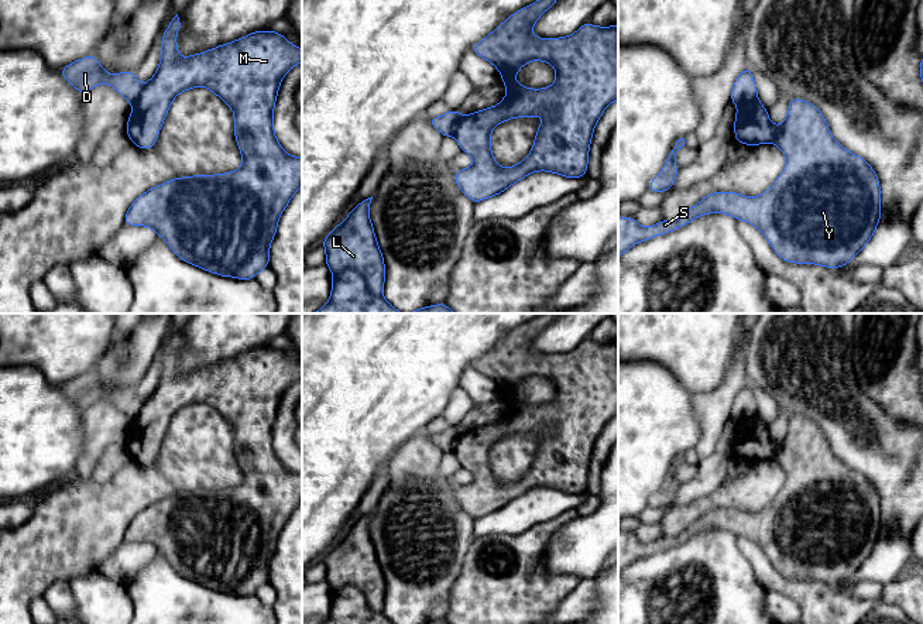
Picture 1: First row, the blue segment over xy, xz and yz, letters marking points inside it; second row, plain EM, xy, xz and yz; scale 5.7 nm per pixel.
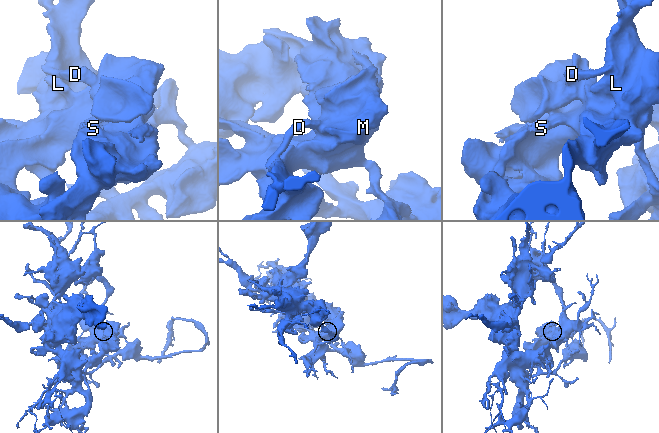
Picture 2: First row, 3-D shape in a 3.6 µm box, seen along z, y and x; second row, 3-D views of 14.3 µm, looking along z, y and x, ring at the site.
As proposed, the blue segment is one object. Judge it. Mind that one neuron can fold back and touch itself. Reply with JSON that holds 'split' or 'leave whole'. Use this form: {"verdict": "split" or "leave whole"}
{"verdict": "split"}

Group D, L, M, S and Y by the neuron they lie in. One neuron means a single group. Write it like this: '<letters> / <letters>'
D / L M S Y

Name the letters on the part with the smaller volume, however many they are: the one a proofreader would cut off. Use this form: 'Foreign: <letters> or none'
Foreign: D

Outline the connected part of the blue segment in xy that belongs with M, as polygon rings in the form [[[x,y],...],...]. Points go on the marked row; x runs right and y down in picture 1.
[[[176,14],[162,35],[157,73],[144,85],[133,104],[127,134],[134,145],[152,148],[171,102],[183,90],[205,86],[234,113],[234,136],[243,165],[233,172],[182,176],[154,186],[134,199],[124,224],[151,227],[178,258],[205,271],[240,280],[255,278],[268,267],[270,246],[279,216],[302,186],[302,157],[291,157],[282,150],[274,133],[272,116],[281,80],[302,61],[302,49],[282,34],[265,30],[181,58],[176,45],[181,27]]]

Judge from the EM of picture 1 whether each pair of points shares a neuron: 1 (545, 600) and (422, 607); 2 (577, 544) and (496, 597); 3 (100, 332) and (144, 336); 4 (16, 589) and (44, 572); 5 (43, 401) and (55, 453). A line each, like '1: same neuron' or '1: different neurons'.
1: different neurons
2: different neurons
3: different neurons
4: same neuron
5: same neuron

